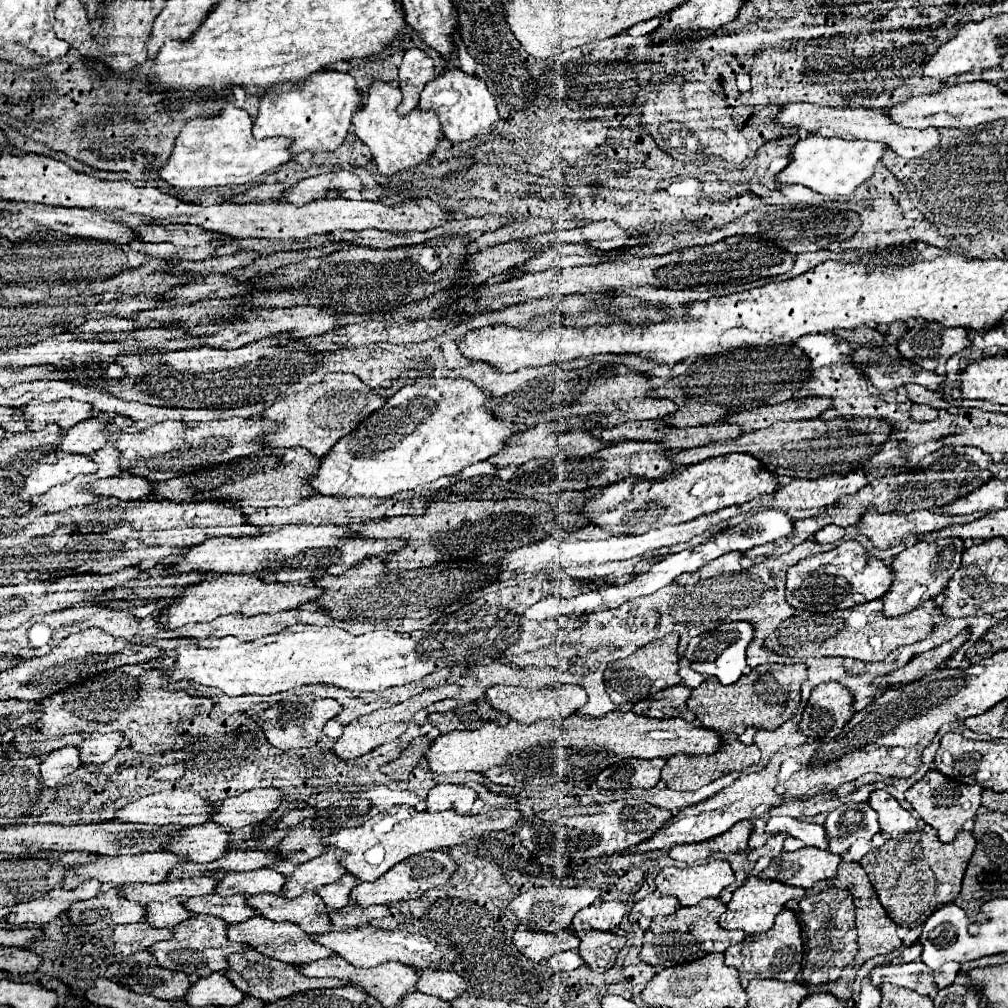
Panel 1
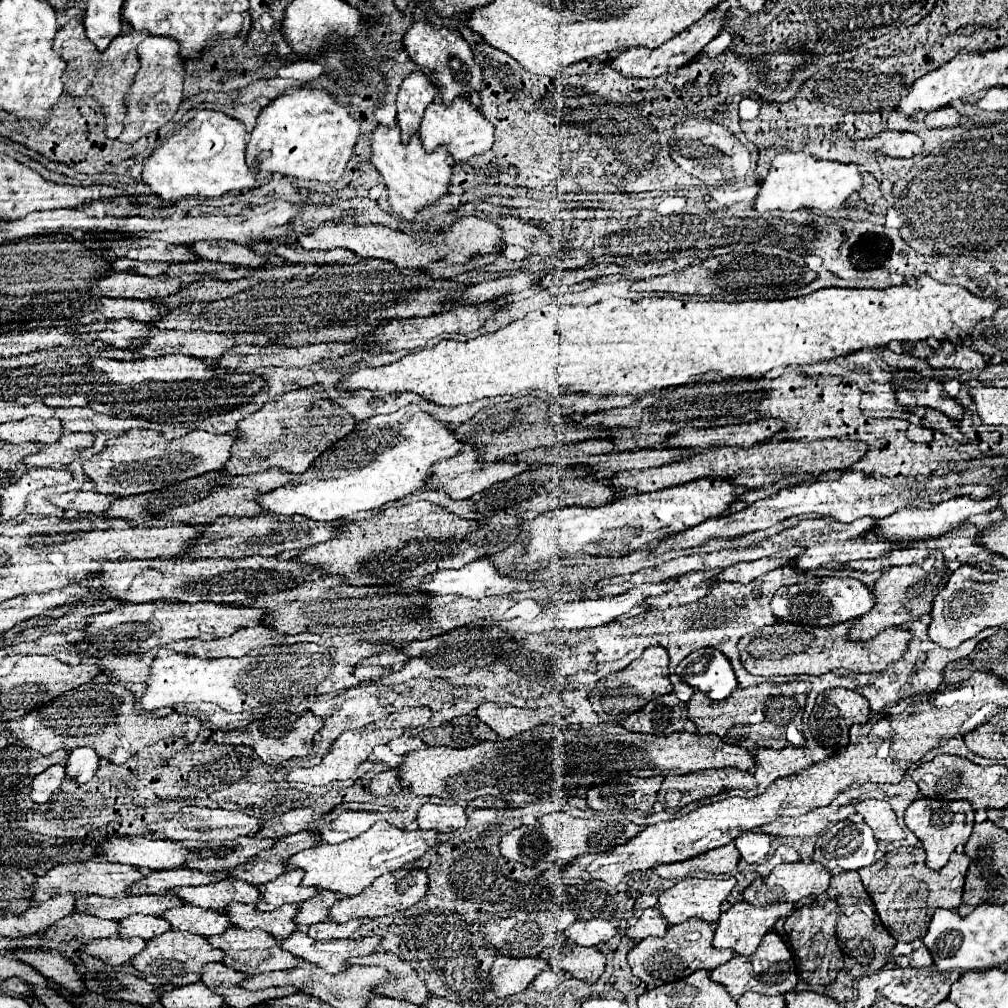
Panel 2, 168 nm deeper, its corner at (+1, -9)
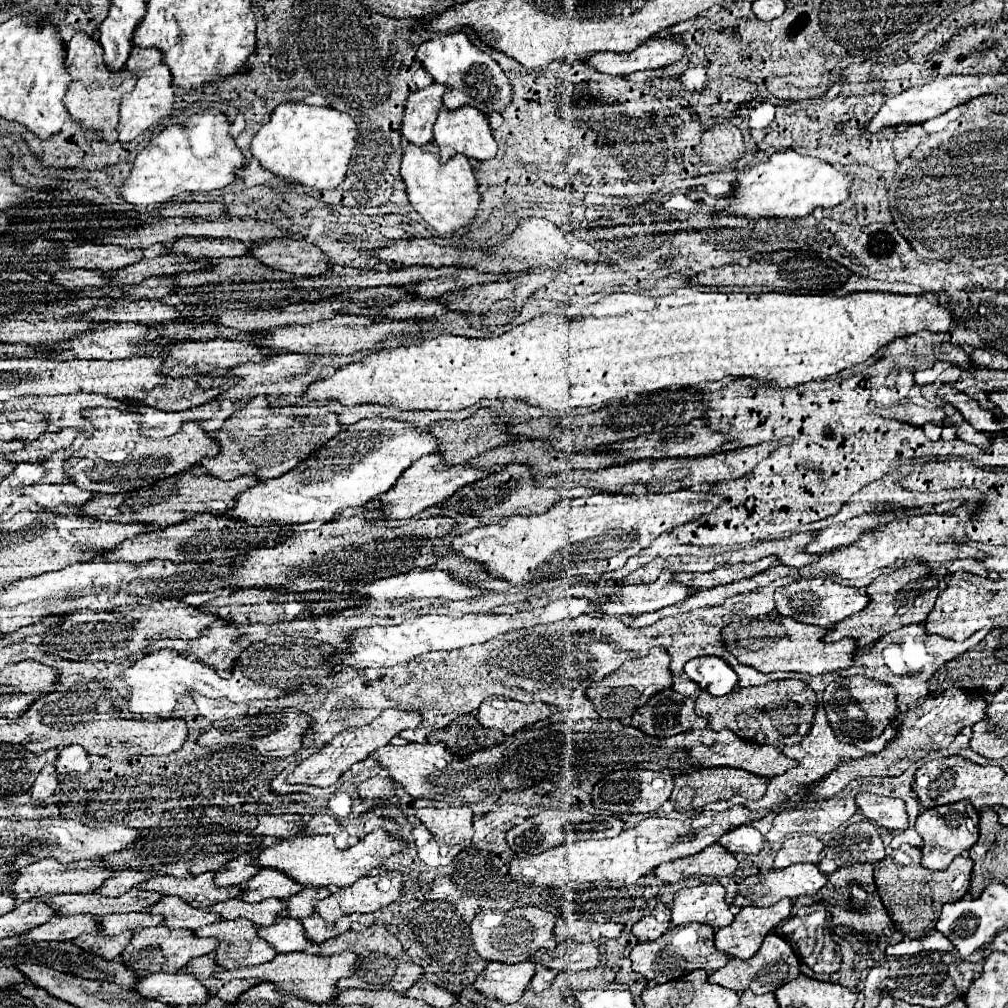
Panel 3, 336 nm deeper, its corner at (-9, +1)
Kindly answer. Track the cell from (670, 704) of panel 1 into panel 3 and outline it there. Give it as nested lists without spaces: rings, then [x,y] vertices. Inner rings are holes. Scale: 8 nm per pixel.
[[[663,689],[637,709],[631,725],[647,735],[669,737],[691,729],[705,729],[707,721],[693,711],[693,699],[681,697],[675,689]]]

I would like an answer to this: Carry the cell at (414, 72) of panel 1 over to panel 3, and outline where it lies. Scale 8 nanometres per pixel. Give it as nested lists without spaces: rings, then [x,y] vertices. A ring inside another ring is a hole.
[[[431,83],[423,89],[417,89],[413,91],[409,97],[407,97],[407,105],[405,105],[405,113],[403,113],[403,123],[401,123],[401,135],[409,141],[409,143],[415,143],[415,145],[425,145],[425,143],[431,143],[433,141],[433,125],[435,125],[435,119],[437,119],[437,113],[439,109],[443,107],[443,97],[445,93],[445,87],[443,85],[437,85],[437,83]]]

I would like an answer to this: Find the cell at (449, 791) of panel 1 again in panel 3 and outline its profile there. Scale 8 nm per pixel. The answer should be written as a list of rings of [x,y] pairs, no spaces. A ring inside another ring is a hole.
[[[467,805],[445,809],[423,807],[417,811],[417,819],[421,819],[421,823],[439,839],[439,843],[455,845],[473,837],[473,811]]]

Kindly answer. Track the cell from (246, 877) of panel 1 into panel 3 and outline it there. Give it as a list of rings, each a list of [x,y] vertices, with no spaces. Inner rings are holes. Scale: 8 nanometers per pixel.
[[[213,871],[201,873],[197,877],[185,877],[185,879],[159,875],[149,881],[143,881],[139,885],[139,889],[157,891],[163,895],[177,895],[195,907],[211,907],[219,901],[229,901],[229,899],[235,899],[243,893],[243,889],[237,885],[235,887],[231,885],[225,889],[213,885]]]

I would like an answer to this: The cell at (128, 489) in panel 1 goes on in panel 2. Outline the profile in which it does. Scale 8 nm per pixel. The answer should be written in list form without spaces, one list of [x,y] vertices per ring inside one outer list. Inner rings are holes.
[[[78,491],[50,496],[49,501],[55,507],[63,509],[63,511],[101,515],[115,501],[115,497],[111,497],[111,495],[99,495],[99,493],[93,491]]]

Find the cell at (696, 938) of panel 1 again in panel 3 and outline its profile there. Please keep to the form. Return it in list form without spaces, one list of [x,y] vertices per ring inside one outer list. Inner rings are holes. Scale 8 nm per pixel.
[[[689,923],[689,925],[679,925],[669,929],[661,939],[657,941],[645,941],[637,943],[631,949],[631,961],[633,961],[633,971],[641,973],[649,981],[655,983],[667,983],[673,979],[679,979],[695,969],[707,969],[707,971],[717,971],[721,969],[731,957],[727,953],[721,953],[715,943],[715,929],[711,925],[701,925],[701,923]]]

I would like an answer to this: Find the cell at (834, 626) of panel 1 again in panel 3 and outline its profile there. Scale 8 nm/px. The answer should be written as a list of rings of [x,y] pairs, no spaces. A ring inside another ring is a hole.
[[[773,611],[765,617],[745,619],[745,621],[727,625],[723,629],[723,643],[743,665],[751,665],[763,673],[801,671],[801,673],[819,675],[819,673],[851,667],[855,661],[857,641],[845,639],[845,641],[837,641],[837,643],[827,643],[827,641],[823,641],[827,631],[829,629],[793,621],[791,617],[781,617],[777,611]]]

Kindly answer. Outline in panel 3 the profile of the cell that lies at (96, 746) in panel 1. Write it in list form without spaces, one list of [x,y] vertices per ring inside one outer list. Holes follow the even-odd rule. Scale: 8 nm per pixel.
[[[69,745],[59,751],[59,759],[55,761],[59,773],[89,773],[89,753],[81,749],[81,745]]]

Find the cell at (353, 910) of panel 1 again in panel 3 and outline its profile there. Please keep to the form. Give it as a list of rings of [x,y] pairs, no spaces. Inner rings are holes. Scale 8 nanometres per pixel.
[[[311,915],[311,917],[307,917],[307,919],[301,919],[301,923],[303,923],[305,933],[307,933],[307,937],[309,937],[311,941],[323,943],[323,941],[327,941],[327,939],[333,939],[333,937],[337,937],[337,935],[349,931],[349,927],[351,927],[351,917],[345,915],[345,917],[337,919],[335,923],[327,923],[327,921],[323,921],[321,917]]]

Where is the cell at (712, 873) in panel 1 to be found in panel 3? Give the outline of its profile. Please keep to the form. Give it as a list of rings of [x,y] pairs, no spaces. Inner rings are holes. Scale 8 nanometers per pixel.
[[[701,883],[683,887],[675,893],[671,909],[671,925],[707,923],[721,929],[733,921],[733,913],[725,901],[725,887],[721,883]]]

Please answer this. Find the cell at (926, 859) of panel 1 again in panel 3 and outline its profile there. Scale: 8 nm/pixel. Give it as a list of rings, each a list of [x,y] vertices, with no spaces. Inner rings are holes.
[[[901,845],[891,851],[875,867],[875,885],[879,897],[899,931],[913,937],[923,937],[927,931],[935,929],[941,907],[949,901],[959,901],[969,891],[973,861],[969,855],[957,855],[953,863],[943,871],[925,869],[921,865],[921,849],[911,845]]]

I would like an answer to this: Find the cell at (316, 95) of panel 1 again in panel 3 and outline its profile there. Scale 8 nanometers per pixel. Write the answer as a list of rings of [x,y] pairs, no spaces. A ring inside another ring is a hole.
[[[283,101],[275,107],[269,123],[255,133],[251,153],[263,169],[281,179],[297,181],[313,189],[335,189],[347,173],[357,131],[357,121],[347,113],[301,101]]]

